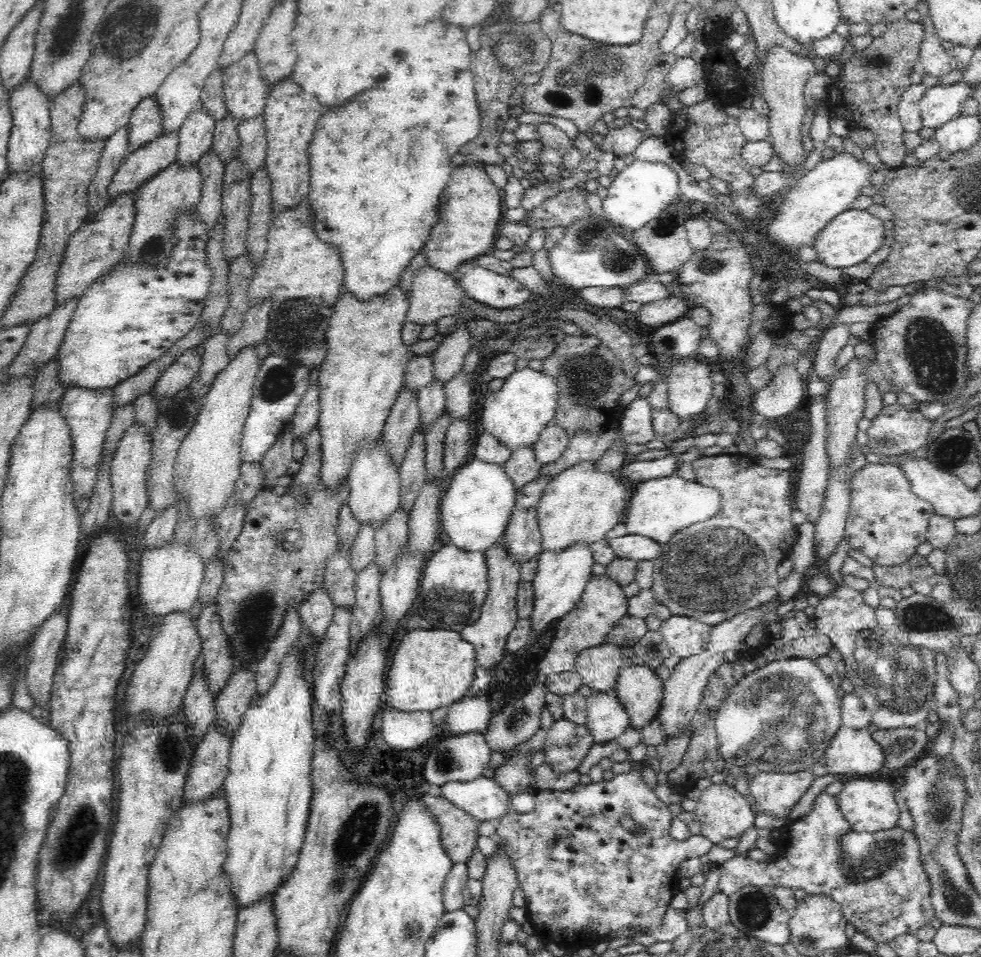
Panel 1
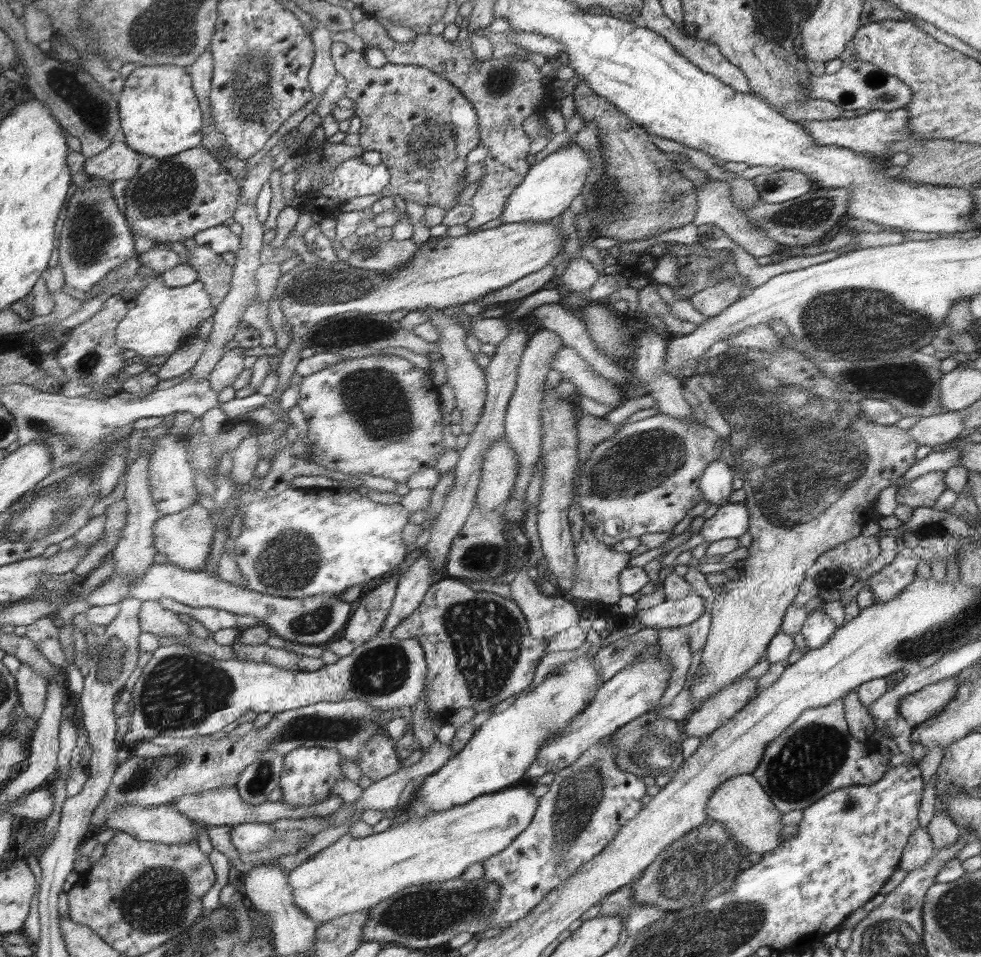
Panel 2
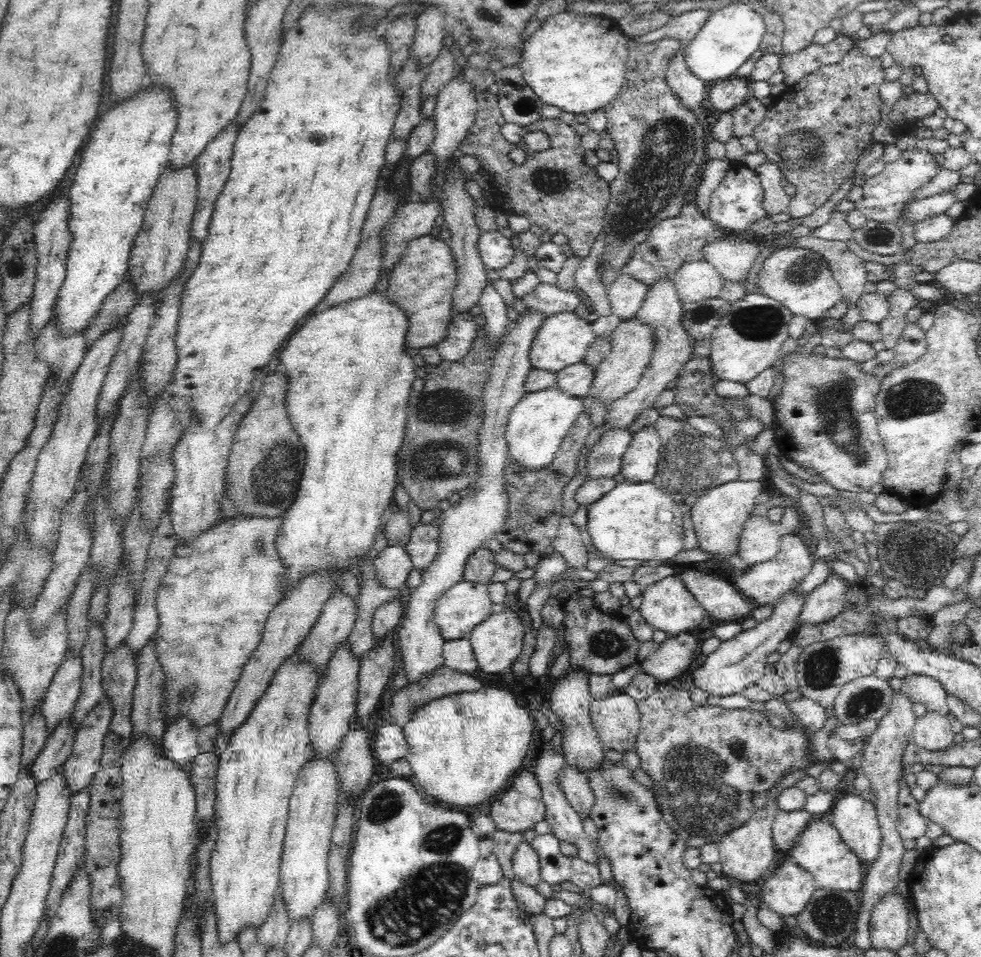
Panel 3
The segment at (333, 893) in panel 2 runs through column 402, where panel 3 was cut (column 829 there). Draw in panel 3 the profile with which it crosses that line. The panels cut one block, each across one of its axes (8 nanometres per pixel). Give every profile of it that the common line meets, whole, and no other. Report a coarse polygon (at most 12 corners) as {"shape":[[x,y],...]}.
{"shape":[[829,820],[810,822],[786,856],[818,888],[861,890],[862,861]]}

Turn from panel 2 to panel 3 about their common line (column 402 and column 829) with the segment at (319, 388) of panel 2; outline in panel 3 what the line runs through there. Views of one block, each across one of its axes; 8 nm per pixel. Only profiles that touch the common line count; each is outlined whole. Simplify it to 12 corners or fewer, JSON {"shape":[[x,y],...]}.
{"shape":[[790,354],[774,400],[783,459],[852,494],[881,482],[881,381]]}

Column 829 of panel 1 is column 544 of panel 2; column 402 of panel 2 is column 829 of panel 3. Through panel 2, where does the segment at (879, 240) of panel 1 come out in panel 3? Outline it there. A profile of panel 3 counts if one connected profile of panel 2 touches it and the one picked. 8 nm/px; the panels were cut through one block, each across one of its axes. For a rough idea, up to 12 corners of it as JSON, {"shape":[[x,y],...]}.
{"shape":[[780,248],[758,276],[793,315],[824,316],[842,299],[826,260]]}

